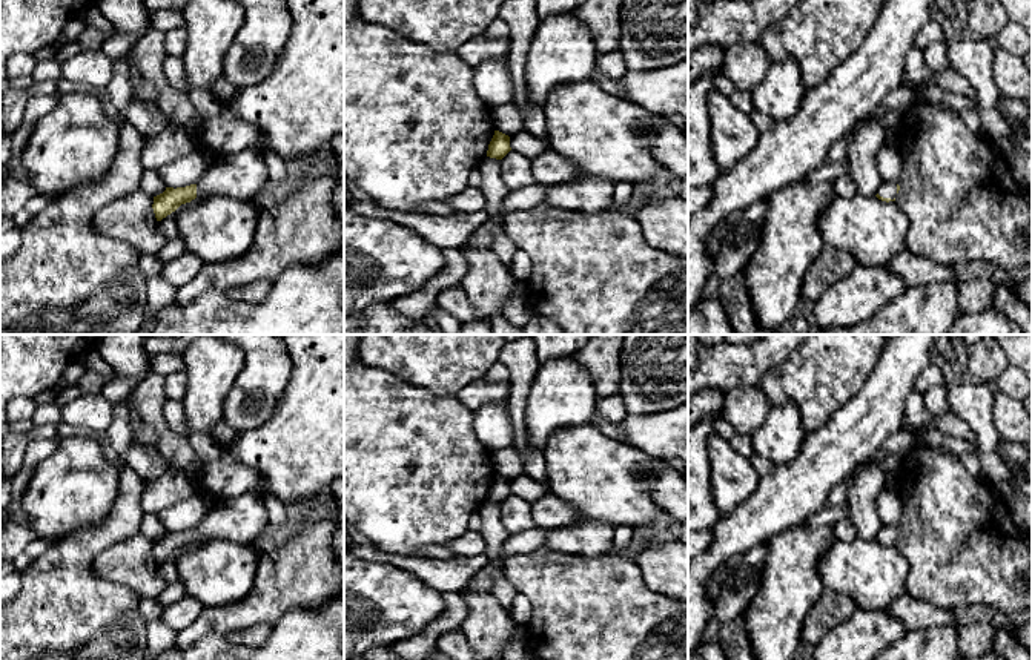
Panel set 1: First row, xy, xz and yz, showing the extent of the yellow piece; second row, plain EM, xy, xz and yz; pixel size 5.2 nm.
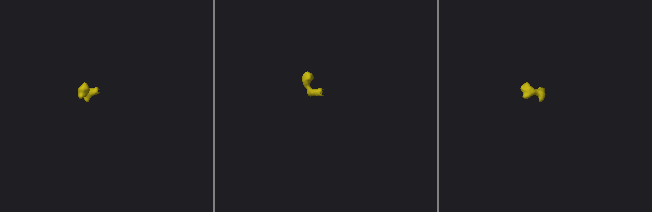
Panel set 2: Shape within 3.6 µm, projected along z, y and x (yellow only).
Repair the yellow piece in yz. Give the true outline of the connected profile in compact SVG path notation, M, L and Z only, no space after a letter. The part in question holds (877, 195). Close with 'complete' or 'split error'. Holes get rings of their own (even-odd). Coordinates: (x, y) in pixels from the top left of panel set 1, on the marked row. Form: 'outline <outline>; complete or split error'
outline M883 181L875 196L886 203L895 201L898 190L900 190L898 183Z; split error

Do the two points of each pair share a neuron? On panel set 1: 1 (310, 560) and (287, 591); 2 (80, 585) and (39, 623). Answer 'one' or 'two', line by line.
1: one
2: one

